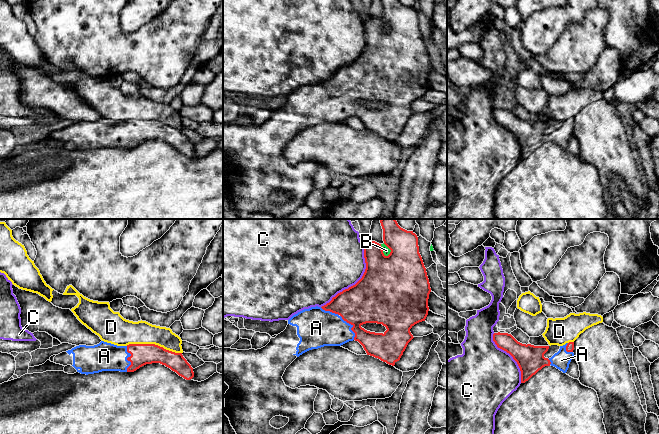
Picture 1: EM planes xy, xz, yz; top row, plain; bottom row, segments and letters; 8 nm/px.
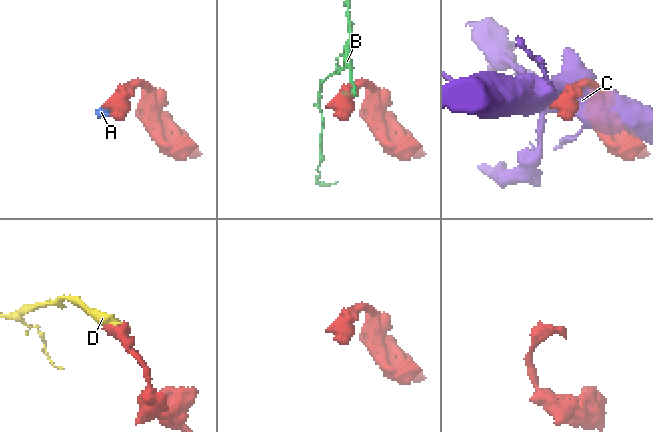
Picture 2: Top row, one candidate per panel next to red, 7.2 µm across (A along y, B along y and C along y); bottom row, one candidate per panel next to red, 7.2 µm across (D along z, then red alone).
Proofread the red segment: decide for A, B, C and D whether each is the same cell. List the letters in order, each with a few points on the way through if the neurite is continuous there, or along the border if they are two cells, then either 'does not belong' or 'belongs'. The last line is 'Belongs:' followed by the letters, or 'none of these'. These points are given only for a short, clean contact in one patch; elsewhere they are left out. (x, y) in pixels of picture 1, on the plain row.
A: belongs
B: does not belong
C: does not belong
D: does not belong
Belongs: A

